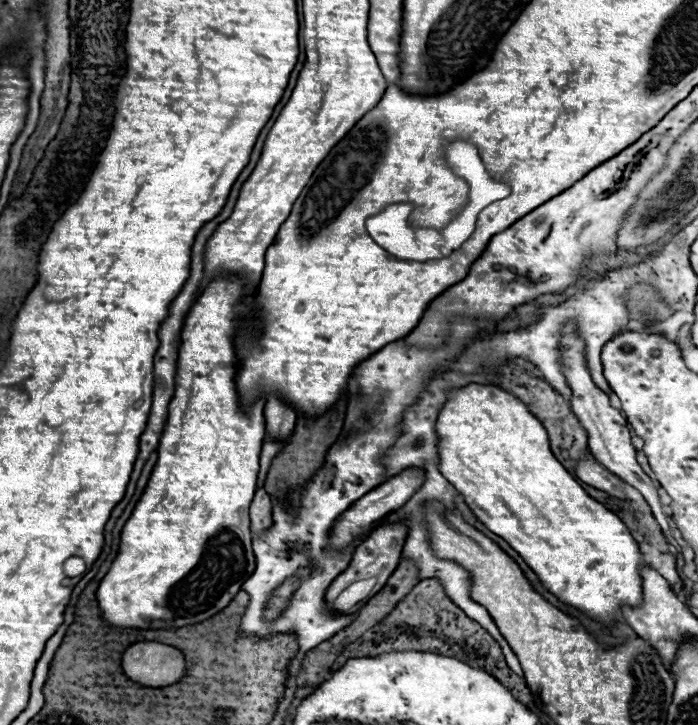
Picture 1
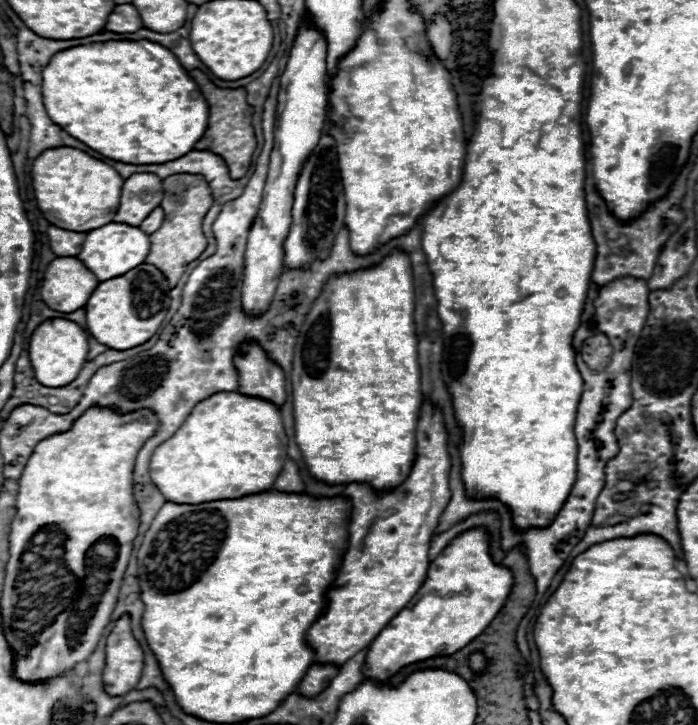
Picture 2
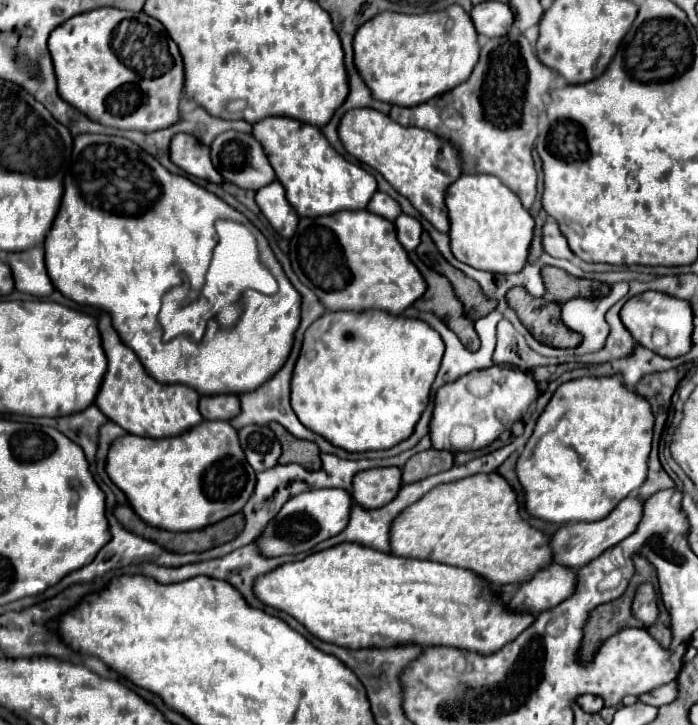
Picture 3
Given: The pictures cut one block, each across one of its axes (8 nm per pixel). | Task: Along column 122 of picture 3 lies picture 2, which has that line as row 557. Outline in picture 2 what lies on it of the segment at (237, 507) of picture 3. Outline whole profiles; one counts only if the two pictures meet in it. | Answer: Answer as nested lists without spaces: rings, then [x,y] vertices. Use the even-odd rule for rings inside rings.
[[[480,526],[462,532],[430,562],[426,584],[422,584],[418,596],[414,596],[370,644],[364,664],[366,678],[386,682],[408,664],[434,656],[448,656],[464,648],[494,620],[512,584],[512,572],[506,566],[494,564],[490,556],[490,536],[486,528]]]

